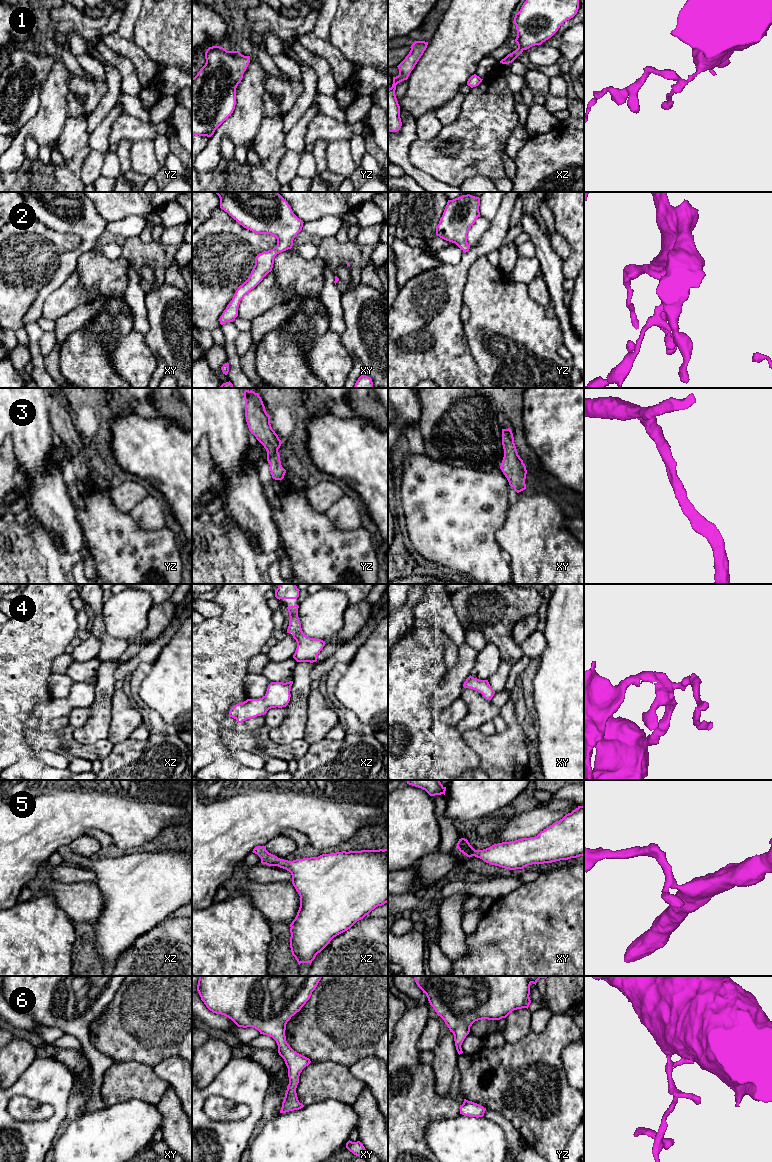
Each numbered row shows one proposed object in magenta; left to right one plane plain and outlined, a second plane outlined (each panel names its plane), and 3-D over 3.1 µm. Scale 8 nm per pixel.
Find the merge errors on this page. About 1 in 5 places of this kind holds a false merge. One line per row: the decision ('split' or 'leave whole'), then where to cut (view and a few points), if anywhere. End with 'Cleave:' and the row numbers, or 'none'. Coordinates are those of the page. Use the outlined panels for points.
1: leave whole | no cut
2: leave whole | no cut
3: leave whole | no cut
4: leave whole | no cut
5: leave whole | no cut
6: leave whole | no cut
Cleave: none

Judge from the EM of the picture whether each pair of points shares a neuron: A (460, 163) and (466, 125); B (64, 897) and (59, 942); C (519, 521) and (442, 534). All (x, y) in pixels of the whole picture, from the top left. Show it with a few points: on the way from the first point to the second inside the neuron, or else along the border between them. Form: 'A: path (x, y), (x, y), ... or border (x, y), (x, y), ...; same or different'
A: path (460, 154), (466, 147), (466, 134); same
B: border (47, 893), (53, 897), (54, 902), (73, 922); different
C: border (510, 504), (506, 520), (496, 533), (499, 547); different

